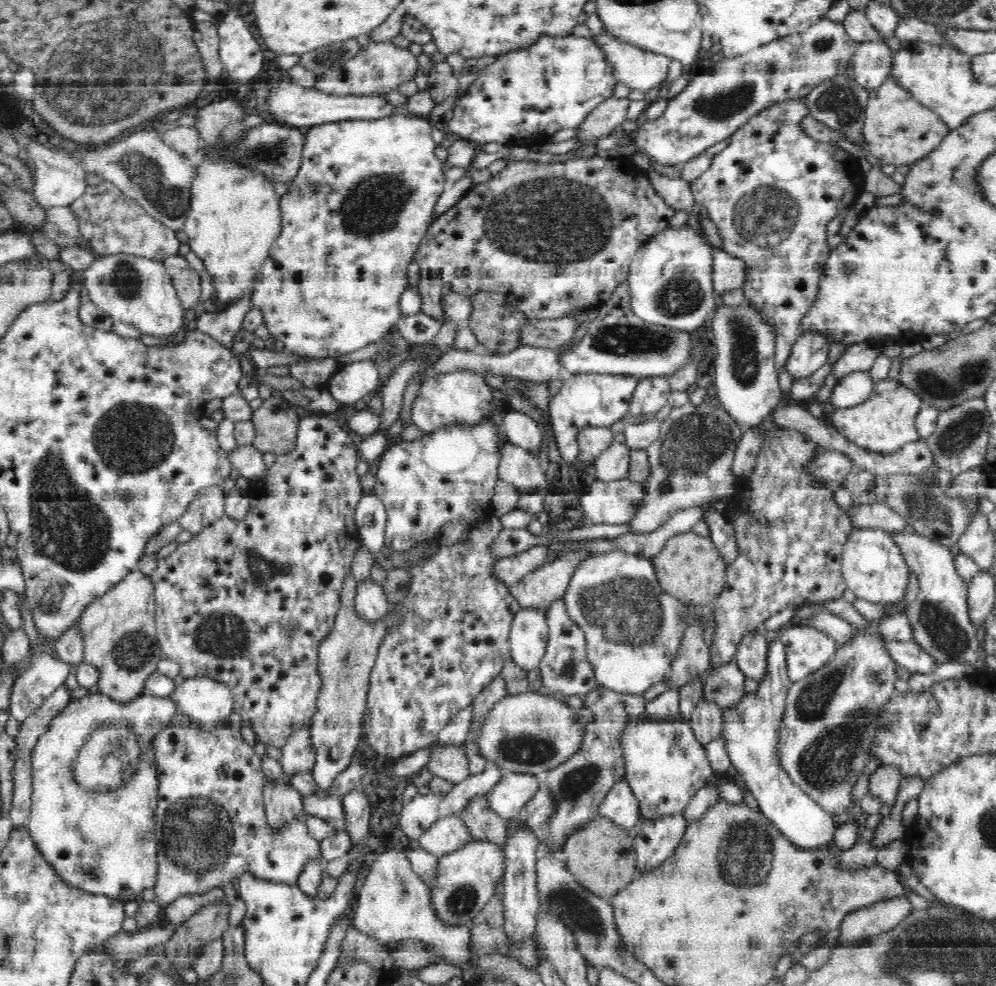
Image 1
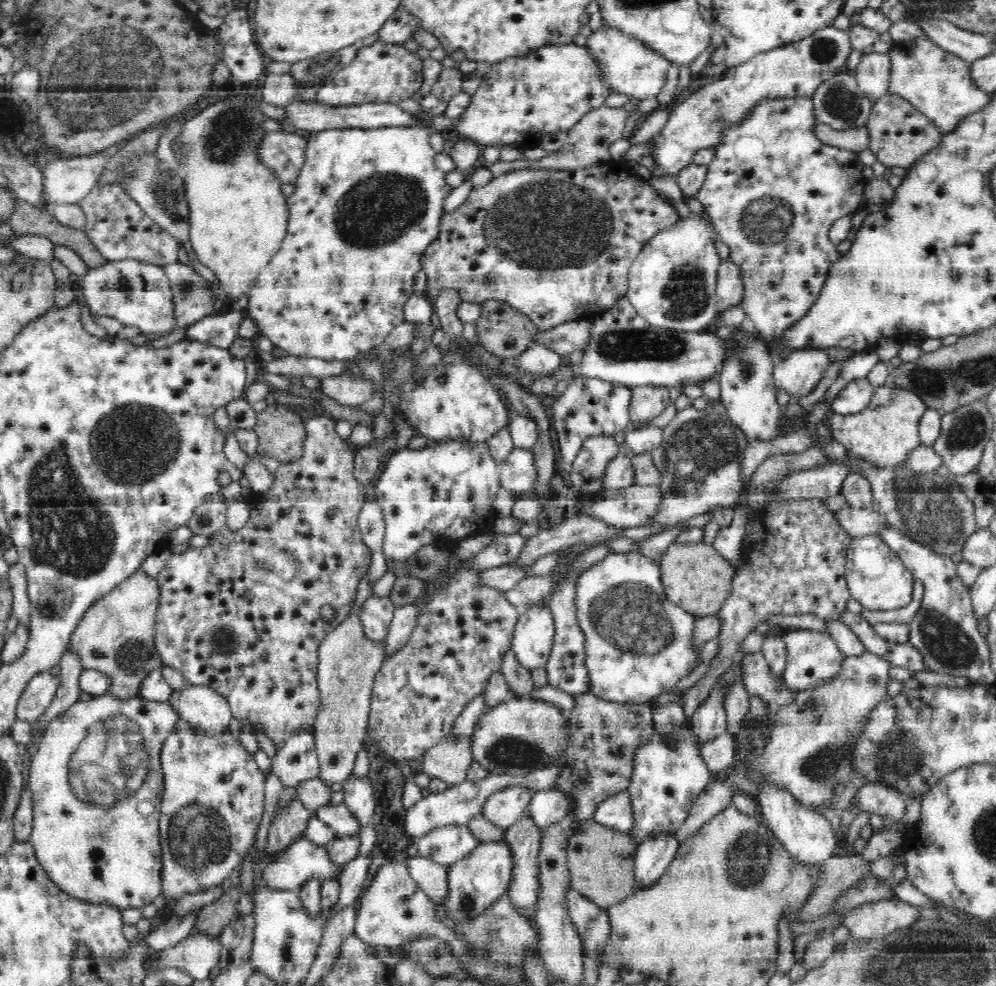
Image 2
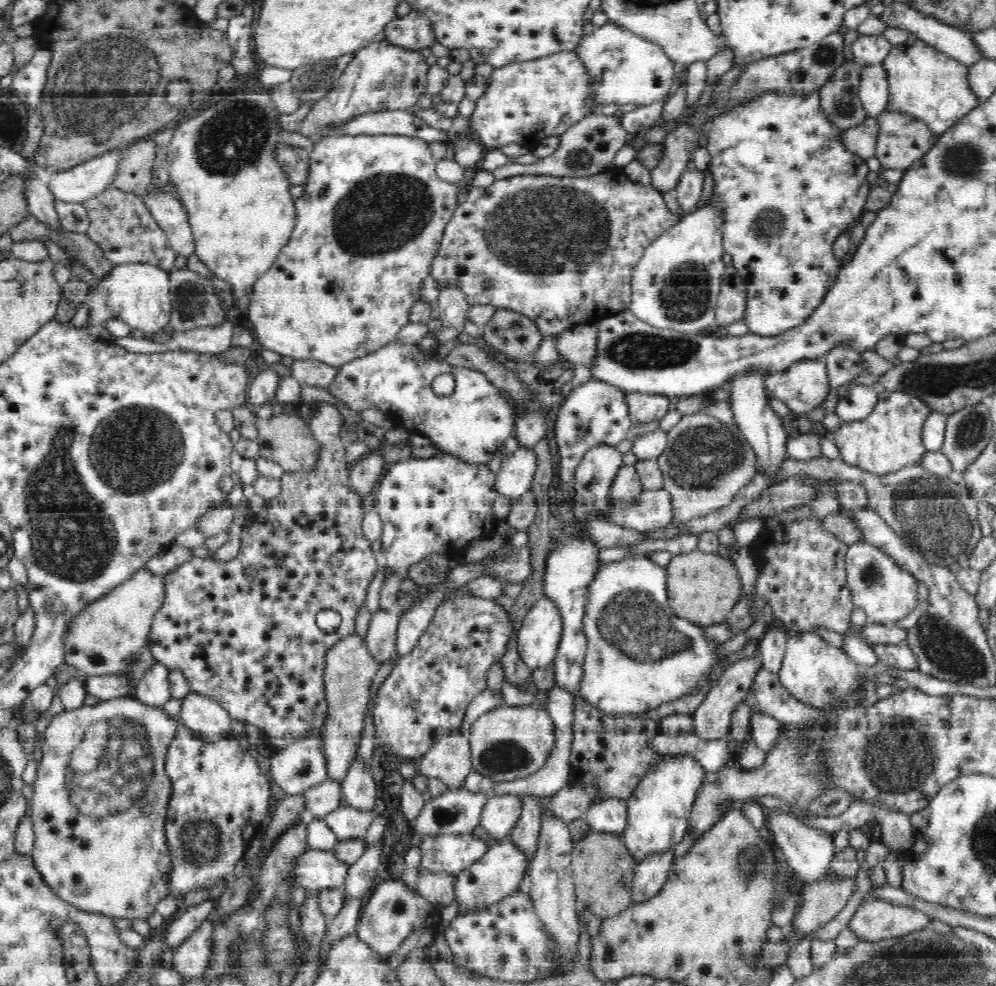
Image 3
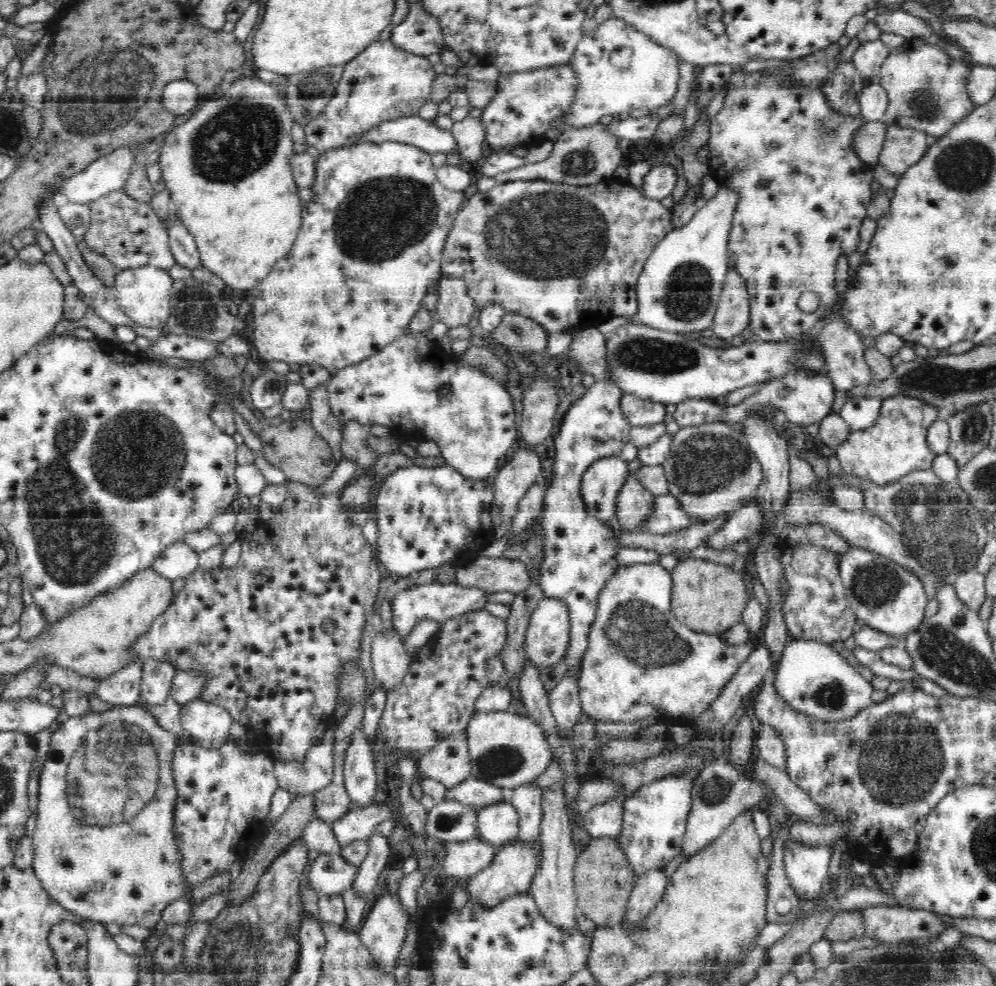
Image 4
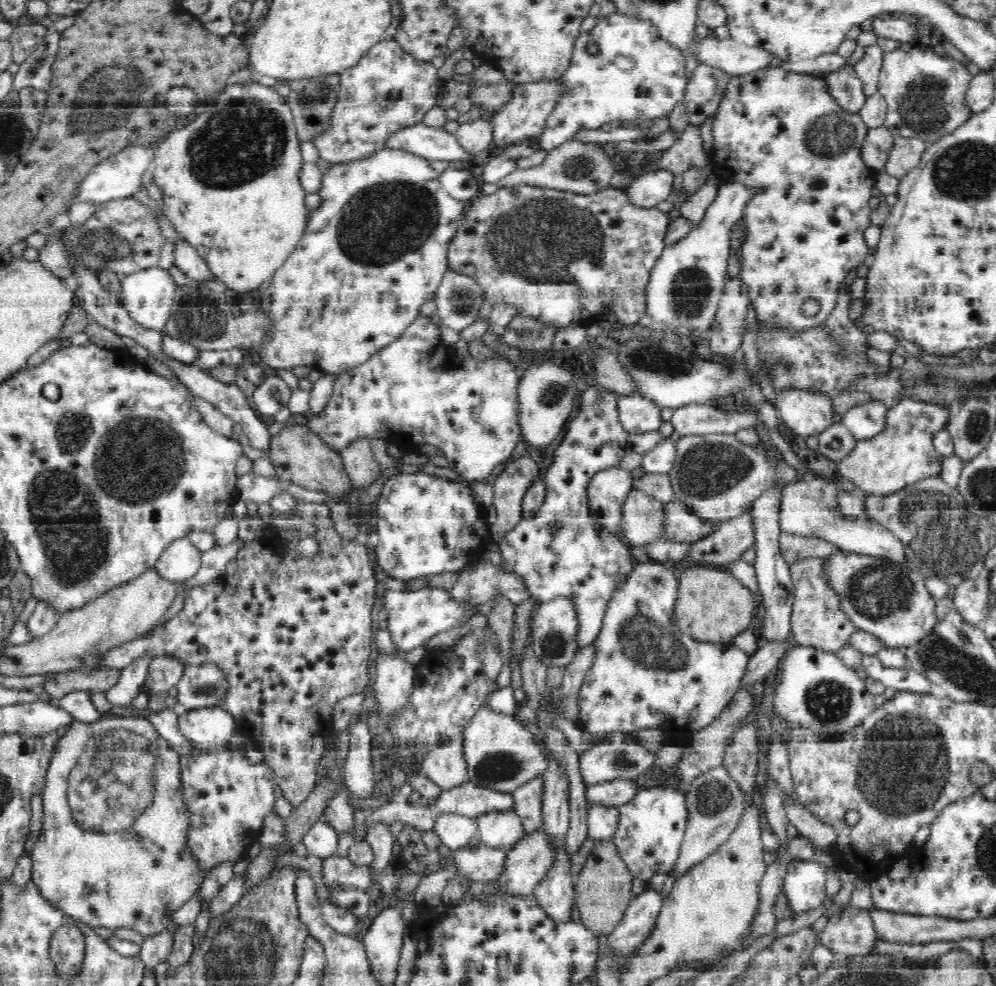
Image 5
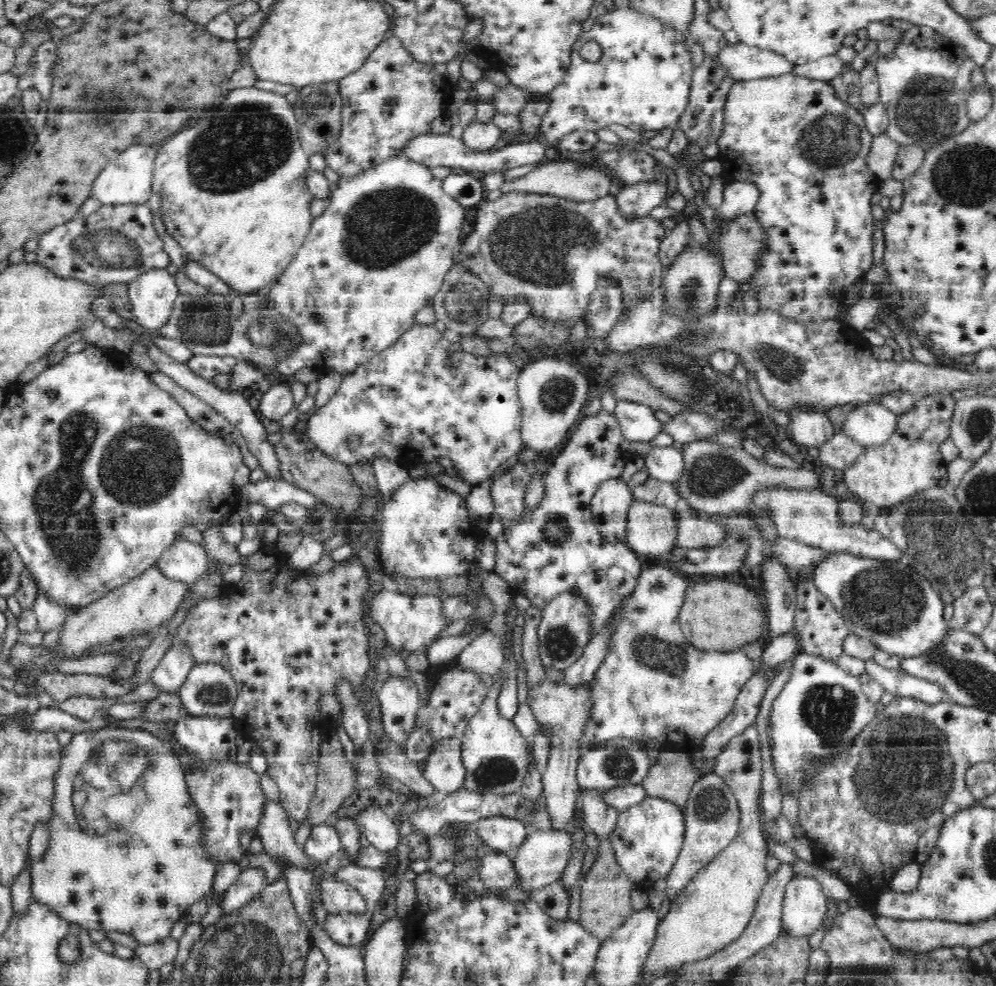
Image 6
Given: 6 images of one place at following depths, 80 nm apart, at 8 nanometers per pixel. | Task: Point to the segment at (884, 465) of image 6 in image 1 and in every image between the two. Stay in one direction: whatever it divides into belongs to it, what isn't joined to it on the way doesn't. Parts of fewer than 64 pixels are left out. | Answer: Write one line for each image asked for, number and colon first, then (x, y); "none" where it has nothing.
1: (886, 420)
2: (883, 433)
3: (889, 439)
4: (895, 445)
5: (903, 453)

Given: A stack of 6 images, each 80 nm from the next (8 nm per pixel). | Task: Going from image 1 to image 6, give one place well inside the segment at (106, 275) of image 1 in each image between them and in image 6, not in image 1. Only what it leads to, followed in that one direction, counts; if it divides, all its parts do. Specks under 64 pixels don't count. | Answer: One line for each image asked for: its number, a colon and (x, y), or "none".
2: (135, 293)
3: (139, 294)
4: (144, 294)
5: (148, 295)
6: (153, 294)

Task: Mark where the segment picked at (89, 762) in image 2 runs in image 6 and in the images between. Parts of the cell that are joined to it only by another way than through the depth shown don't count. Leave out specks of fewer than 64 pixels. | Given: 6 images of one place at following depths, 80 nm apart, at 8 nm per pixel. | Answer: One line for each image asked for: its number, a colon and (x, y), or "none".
3: (101, 763)
4: (103, 836)
5: (127, 866)
6: (125, 854)

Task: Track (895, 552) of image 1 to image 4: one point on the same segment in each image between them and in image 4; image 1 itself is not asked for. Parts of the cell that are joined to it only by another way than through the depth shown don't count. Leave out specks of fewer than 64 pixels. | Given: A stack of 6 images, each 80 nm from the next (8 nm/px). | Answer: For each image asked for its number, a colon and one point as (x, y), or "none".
2: (875, 576)
3: (886, 591)
4: (889, 598)

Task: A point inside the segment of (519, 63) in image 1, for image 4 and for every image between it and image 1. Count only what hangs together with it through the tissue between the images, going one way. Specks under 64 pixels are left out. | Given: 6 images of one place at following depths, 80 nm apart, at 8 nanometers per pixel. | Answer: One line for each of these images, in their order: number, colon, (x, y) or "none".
2: (519, 100)
3: (523, 103)
4: (526, 103)

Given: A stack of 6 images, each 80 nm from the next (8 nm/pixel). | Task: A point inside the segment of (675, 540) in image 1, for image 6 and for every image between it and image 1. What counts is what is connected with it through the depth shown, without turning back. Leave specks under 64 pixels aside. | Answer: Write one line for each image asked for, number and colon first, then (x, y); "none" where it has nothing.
2: (696, 577)
3: (703, 588)
4: (708, 598)
5: (713, 607)
6: (720, 615)

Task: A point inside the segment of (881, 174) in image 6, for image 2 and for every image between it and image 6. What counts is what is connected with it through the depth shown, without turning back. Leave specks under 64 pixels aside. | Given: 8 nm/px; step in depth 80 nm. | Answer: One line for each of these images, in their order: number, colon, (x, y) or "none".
2: (856, 139)
3: (861, 140)
4: (869, 140)
5: (877, 144)

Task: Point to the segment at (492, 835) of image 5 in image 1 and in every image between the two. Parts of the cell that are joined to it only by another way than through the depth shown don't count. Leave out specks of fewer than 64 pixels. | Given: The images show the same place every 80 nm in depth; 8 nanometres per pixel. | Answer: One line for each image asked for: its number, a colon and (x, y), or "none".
1: (514, 791)
2: (504, 808)
3: (500, 814)
4: (498, 824)

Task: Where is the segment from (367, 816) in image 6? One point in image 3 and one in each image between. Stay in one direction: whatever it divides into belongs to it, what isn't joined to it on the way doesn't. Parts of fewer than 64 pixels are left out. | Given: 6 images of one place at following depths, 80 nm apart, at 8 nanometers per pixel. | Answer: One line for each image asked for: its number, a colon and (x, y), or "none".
3: (361, 875)
4: (374, 866)
5: (378, 835)

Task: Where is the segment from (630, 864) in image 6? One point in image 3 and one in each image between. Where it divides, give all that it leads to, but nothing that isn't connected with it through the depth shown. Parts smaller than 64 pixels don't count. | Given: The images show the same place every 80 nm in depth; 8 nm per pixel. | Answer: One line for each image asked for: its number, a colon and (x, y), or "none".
3: (657, 812)
4: (654, 823)
5: (650, 832)

